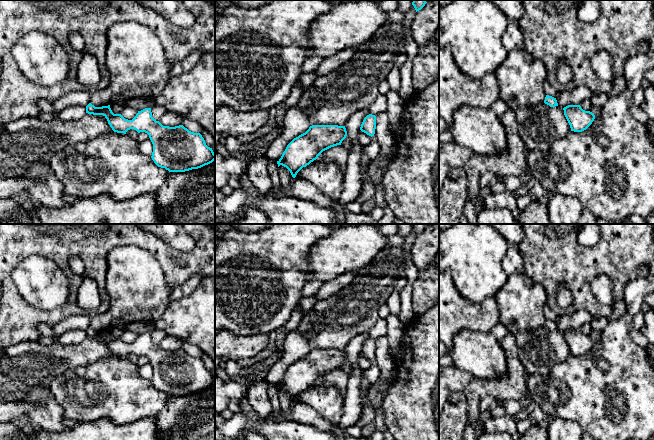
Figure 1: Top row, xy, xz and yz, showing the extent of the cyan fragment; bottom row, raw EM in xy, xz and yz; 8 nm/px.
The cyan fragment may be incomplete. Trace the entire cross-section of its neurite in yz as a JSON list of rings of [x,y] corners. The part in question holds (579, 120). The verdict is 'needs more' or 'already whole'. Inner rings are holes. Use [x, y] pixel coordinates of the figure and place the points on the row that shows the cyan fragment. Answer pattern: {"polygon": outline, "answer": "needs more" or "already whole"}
{"polygon": [[[568,105],[563,110],[571,131],[574,132],[586,130],[595,119],[592,112],[583,110],[580,105]]], "answer": "already whole"}

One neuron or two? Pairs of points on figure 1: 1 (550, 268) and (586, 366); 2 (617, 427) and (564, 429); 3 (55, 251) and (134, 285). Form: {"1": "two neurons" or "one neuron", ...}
{"1": "two neurons", "2": "two neurons", "3": "two neurons"}

